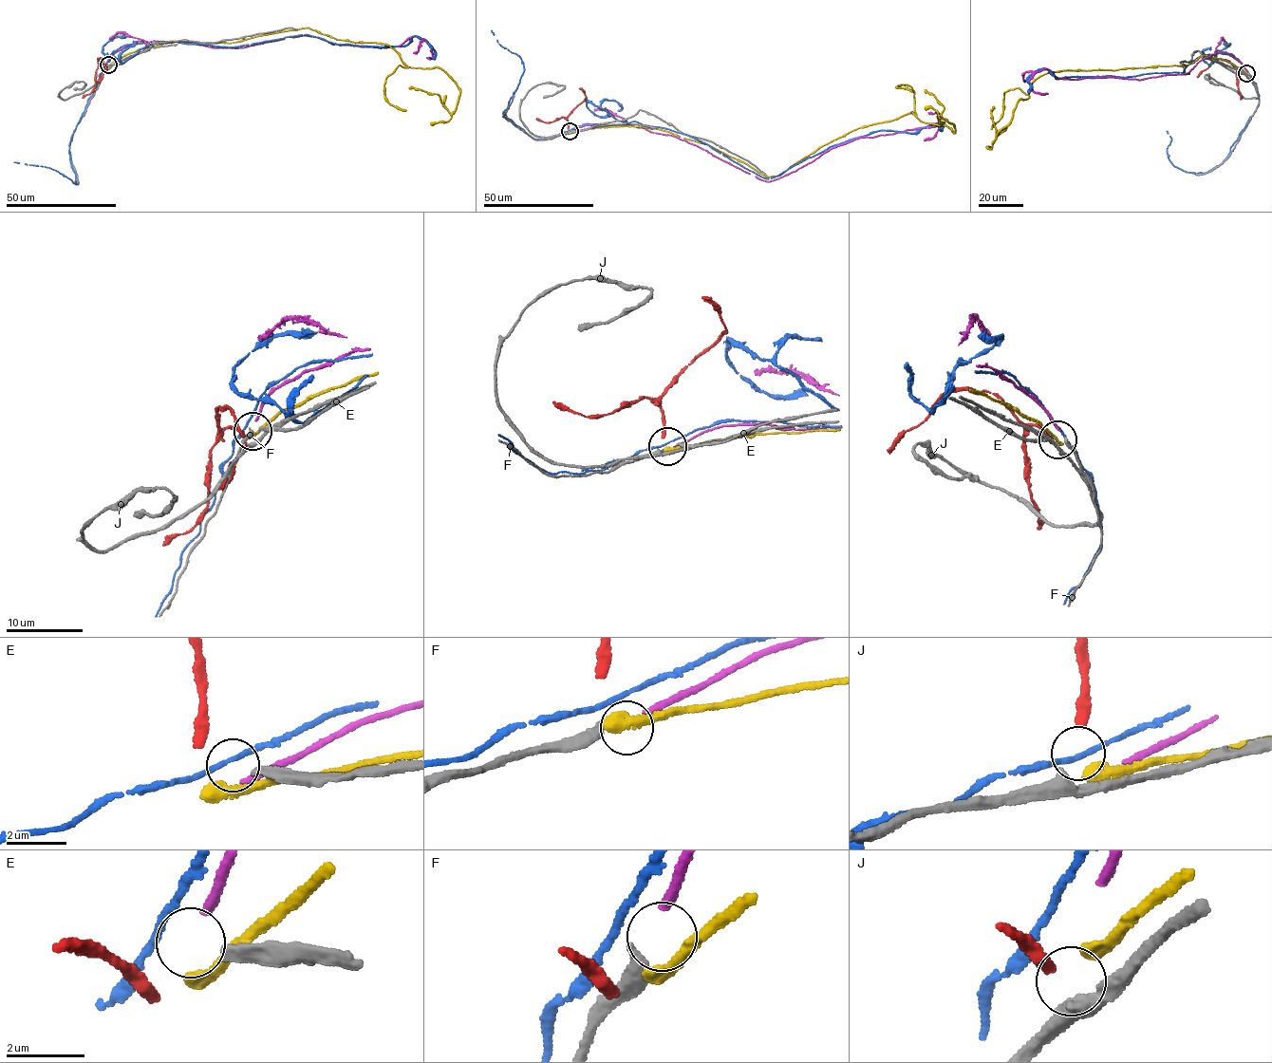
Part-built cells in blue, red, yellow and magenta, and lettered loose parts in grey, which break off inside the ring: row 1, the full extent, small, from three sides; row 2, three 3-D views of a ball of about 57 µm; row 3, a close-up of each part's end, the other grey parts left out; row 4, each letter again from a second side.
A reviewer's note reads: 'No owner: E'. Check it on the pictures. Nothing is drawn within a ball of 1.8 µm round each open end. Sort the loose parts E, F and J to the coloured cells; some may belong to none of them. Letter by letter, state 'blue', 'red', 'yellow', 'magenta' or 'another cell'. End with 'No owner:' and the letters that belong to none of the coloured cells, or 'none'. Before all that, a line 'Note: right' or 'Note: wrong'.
Note: right
E: another cell
F: magenta
J: red
No owner: E

